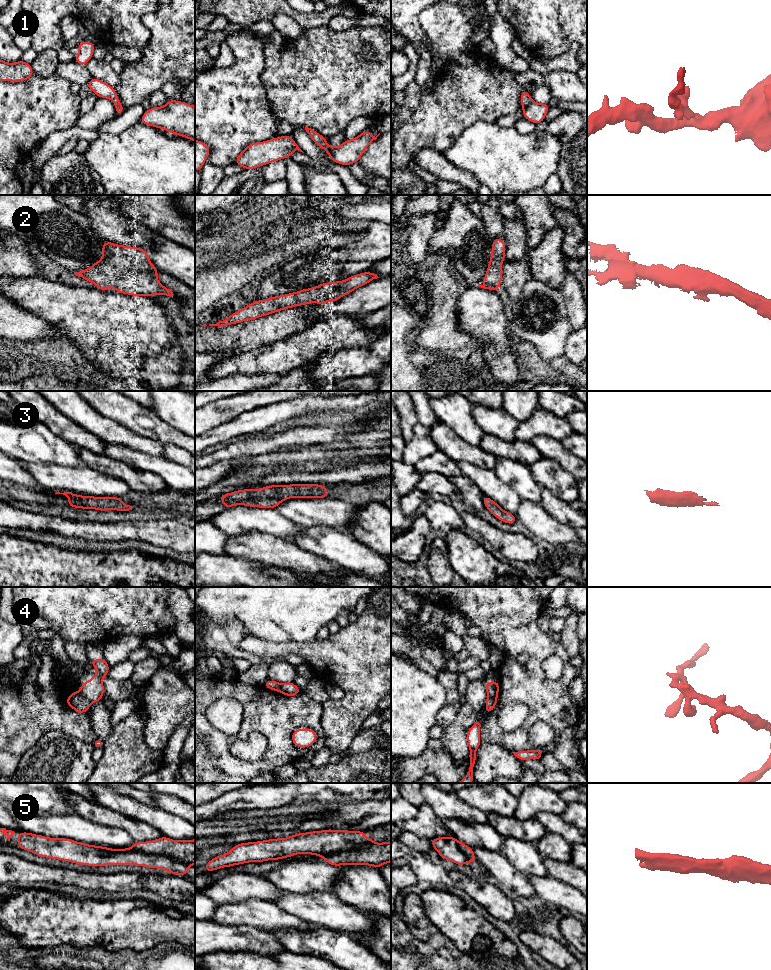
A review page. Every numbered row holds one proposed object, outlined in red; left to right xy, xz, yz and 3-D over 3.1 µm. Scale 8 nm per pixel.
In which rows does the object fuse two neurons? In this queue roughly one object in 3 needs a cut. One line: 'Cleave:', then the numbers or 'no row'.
Cleave: 4, 5

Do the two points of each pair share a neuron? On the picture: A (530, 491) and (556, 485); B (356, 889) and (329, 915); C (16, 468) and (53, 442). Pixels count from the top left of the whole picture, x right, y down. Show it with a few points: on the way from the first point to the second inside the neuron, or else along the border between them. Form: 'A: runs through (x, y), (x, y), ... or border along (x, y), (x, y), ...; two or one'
A: border along (529, 467), (533, 478), (541, 487); two
B: border along (332, 891), (344, 902), (355, 906), (363, 913); two
C: border along (10, 456), (18, 461); two

